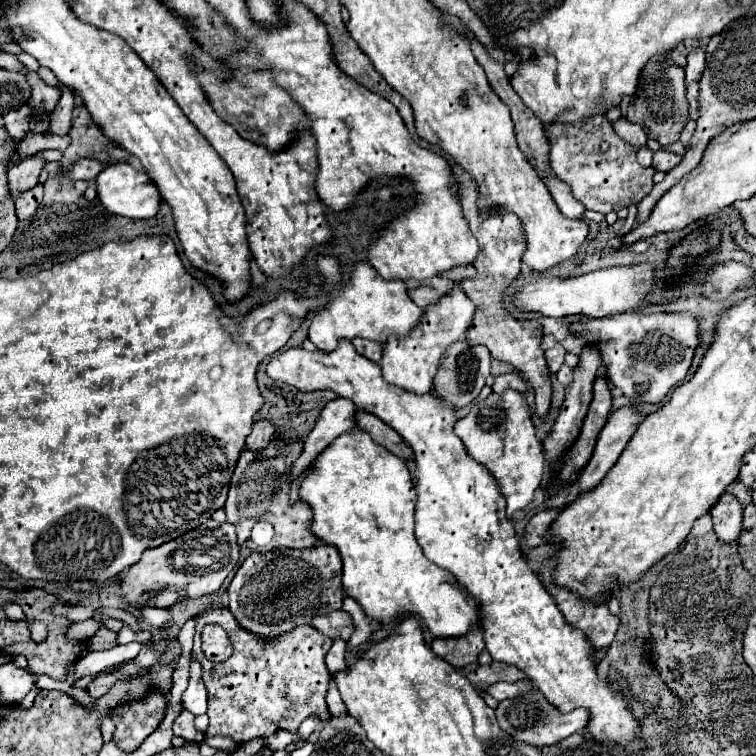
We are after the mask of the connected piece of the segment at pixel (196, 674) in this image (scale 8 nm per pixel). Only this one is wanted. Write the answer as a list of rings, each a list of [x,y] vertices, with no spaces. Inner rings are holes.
[[[190,655],[190,679],[188,679],[188,689],[182,695],[182,707],[194,715],[202,715],[206,713],[206,699],[208,691],[202,683],[202,665],[194,655]]]

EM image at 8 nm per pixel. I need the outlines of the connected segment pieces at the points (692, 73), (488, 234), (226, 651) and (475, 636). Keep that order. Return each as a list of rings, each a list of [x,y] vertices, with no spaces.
[[[702,47],[694,49],[688,55],[688,65],[686,65],[684,71],[686,71],[686,83],[698,81],[702,77],[702,71],[704,71],[704,51],[702,51]]]
[[[456,169],[458,181],[460,181],[460,205],[466,213],[466,221],[470,225],[470,231],[478,239],[480,253],[476,261],[472,263],[478,273],[472,279],[462,279],[460,287],[470,297],[470,301],[476,305],[476,317],[472,321],[472,329],[468,329],[468,343],[472,345],[486,345],[490,349],[490,355],[496,361],[504,361],[512,365],[524,381],[534,389],[536,399],[536,415],[544,419],[550,411],[552,403],[552,381],[550,371],[546,367],[544,351],[540,347],[542,341],[542,325],[538,319],[526,319],[520,321],[508,313],[504,307],[504,291],[512,287],[516,277],[520,275],[520,259],[526,251],[526,237],[522,221],[514,213],[494,213],[490,217],[484,217],[478,213],[476,205],[476,185],[472,185],[472,179],[460,169]]]
[[[208,624],[206,634],[201,635],[202,651],[208,659],[219,663],[228,659],[232,653],[232,645],[230,639],[226,635],[226,631],[216,624]]]
[[[474,629],[474,633],[468,633],[468,637],[460,641],[444,641],[444,639],[432,641],[434,655],[454,663],[454,667],[458,669],[462,669],[464,665],[472,665],[482,649],[484,649],[484,639],[482,633],[478,633],[478,629]]]

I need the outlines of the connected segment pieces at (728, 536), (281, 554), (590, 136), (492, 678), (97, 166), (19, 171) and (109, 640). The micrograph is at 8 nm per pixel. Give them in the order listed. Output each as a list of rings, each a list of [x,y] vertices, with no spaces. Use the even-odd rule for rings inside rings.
[[[724,493],[718,503],[712,507],[712,521],[714,521],[714,533],[720,541],[738,541],[742,533],[742,505],[740,501]]]
[[[318,543],[312,549],[274,549],[268,553],[250,553],[236,571],[228,587],[228,599],[230,599],[228,609],[232,609],[232,615],[236,617],[242,629],[256,635],[262,643],[272,645],[278,641],[280,635],[300,625],[310,625],[314,617],[328,615],[330,611],[342,607],[344,591],[340,583],[340,573],[342,573],[340,553],[334,545],[326,543]]]
[[[594,115],[580,125],[548,125],[546,135],[550,141],[550,167],[558,179],[570,185],[574,199],[586,209],[608,213],[620,207],[636,205],[652,191],[652,167],[642,167],[636,161],[636,151],[624,139],[616,135],[606,115]],[[600,143],[608,143],[608,151],[600,151]]]
[[[496,661],[488,663],[488,665],[478,665],[474,671],[468,671],[464,675],[470,679],[470,683],[478,691],[484,691],[486,687],[490,687],[490,685],[494,685],[498,681],[514,683],[514,681],[520,681],[520,679],[526,677],[524,673],[520,673],[520,669],[516,669],[516,667],[508,665],[508,663],[496,663]]]
[[[80,159],[72,169],[70,169],[70,177],[74,181],[82,179],[82,181],[94,181],[96,175],[100,173],[100,169],[104,169],[104,165],[98,159]]]
[[[34,157],[34,159],[24,159],[20,165],[8,169],[8,187],[12,189],[10,197],[16,199],[20,193],[32,189],[38,183],[38,175],[42,167],[44,167],[44,161]]]
[[[100,629],[94,637],[90,637],[92,641],[94,641],[94,647],[100,647],[100,649],[110,649],[110,647],[114,647],[118,641],[118,635],[116,633],[112,633],[110,629]]]

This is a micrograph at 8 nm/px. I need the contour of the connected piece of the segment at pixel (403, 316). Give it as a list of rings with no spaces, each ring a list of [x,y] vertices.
[[[360,263],[348,285],[338,290],[326,307],[312,319],[308,339],[320,349],[320,351],[334,351],[340,343],[340,339],[352,341],[354,337],[370,339],[378,343],[386,343],[392,335],[404,337],[408,335],[416,325],[422,323],[424,311],[410,299],[406,285],[400,285],[400,281],[384,281],[372,265]]]

